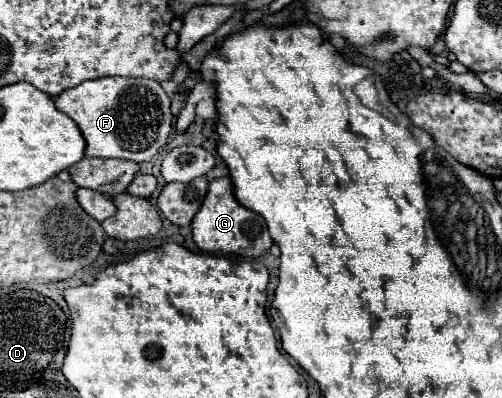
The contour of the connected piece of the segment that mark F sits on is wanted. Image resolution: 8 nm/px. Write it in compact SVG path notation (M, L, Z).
M101 77L83 81L55 97L55 105L79 125L87 141L87 157L115 157L137 163L151 161L167 143L175 125L175 117L171 115L171 97L161 83L153 79Z

